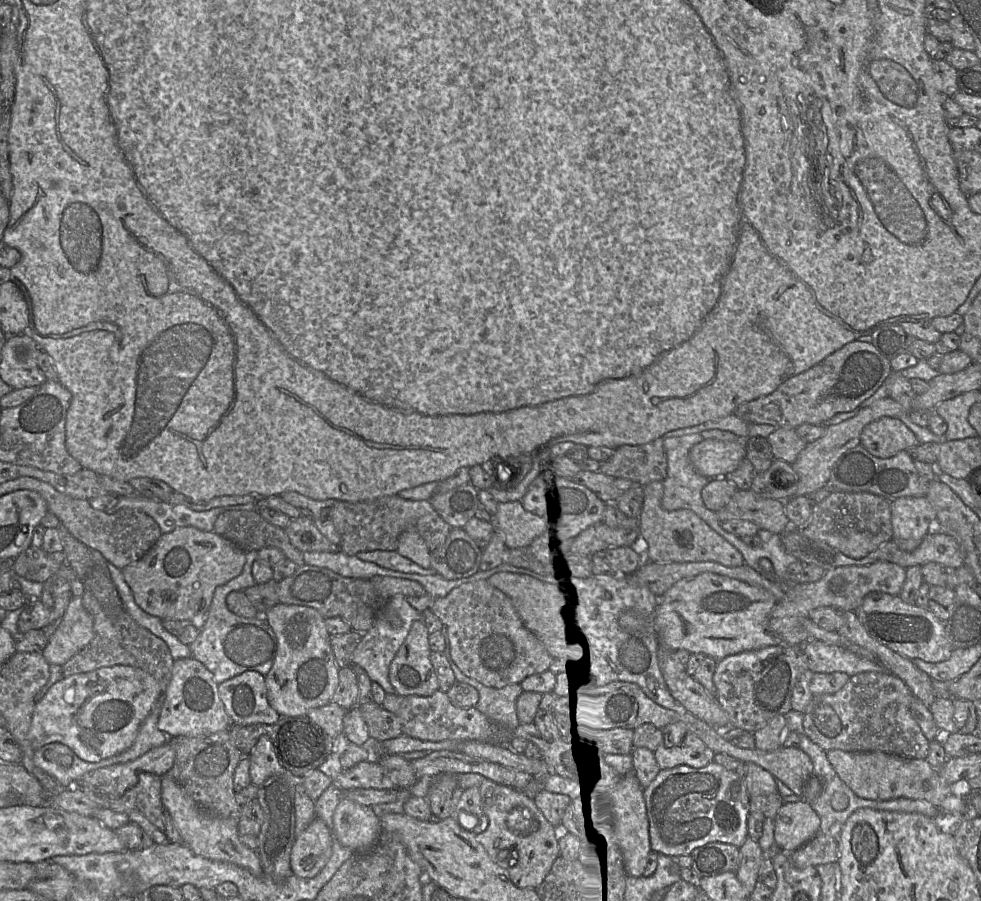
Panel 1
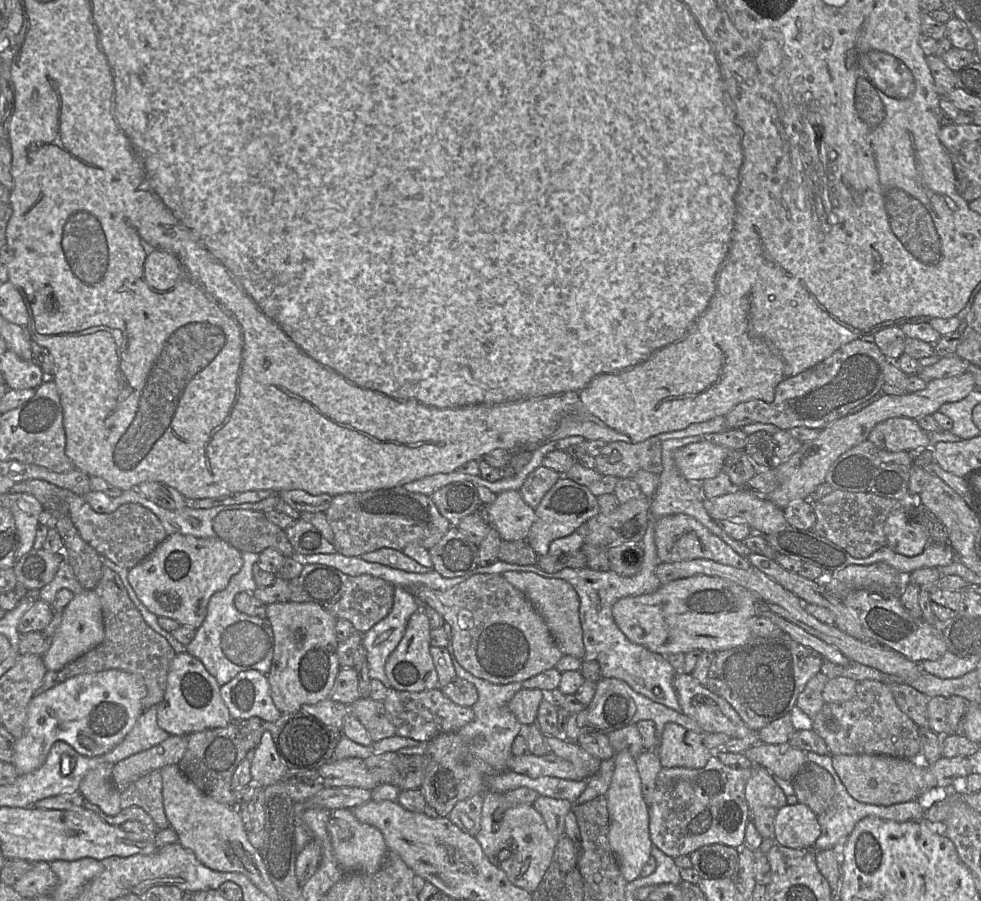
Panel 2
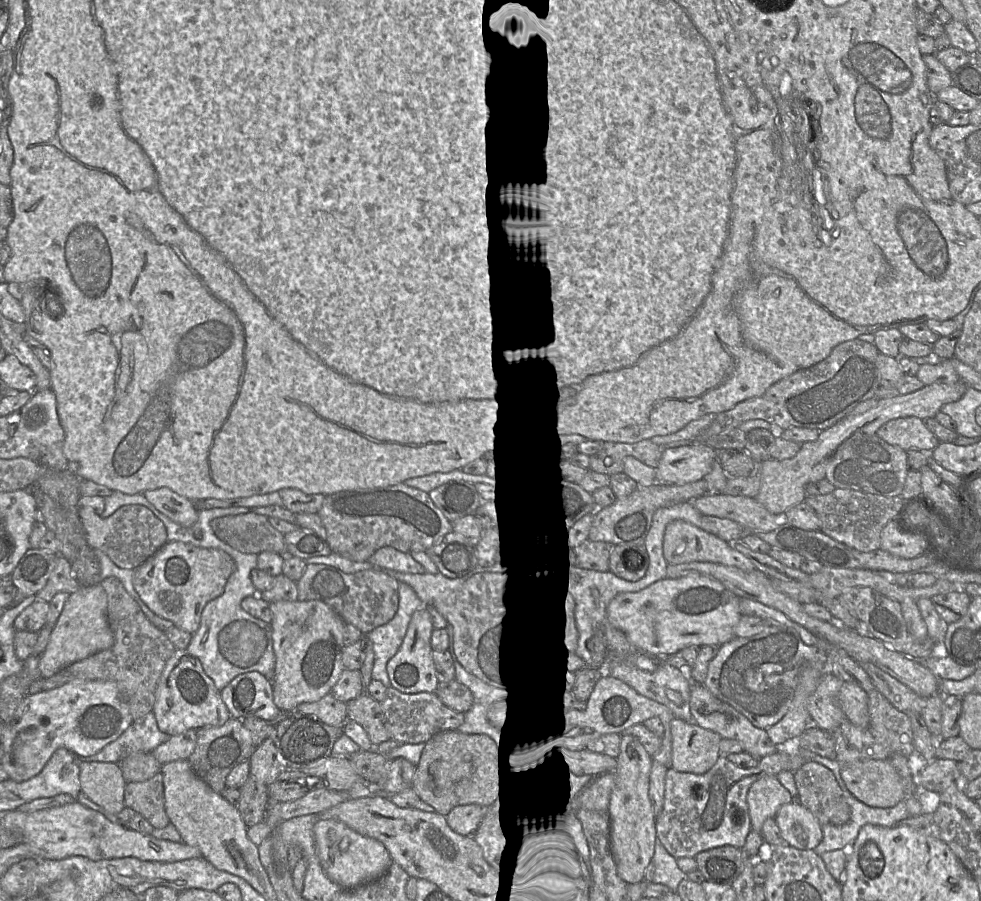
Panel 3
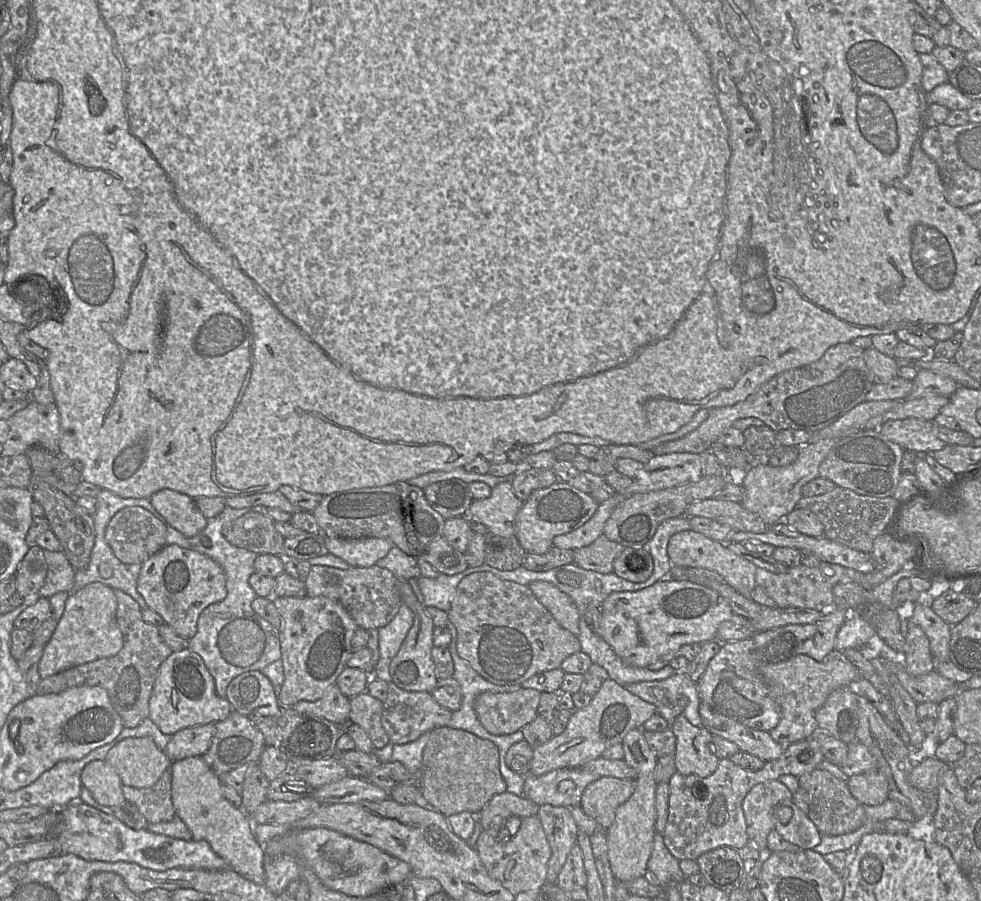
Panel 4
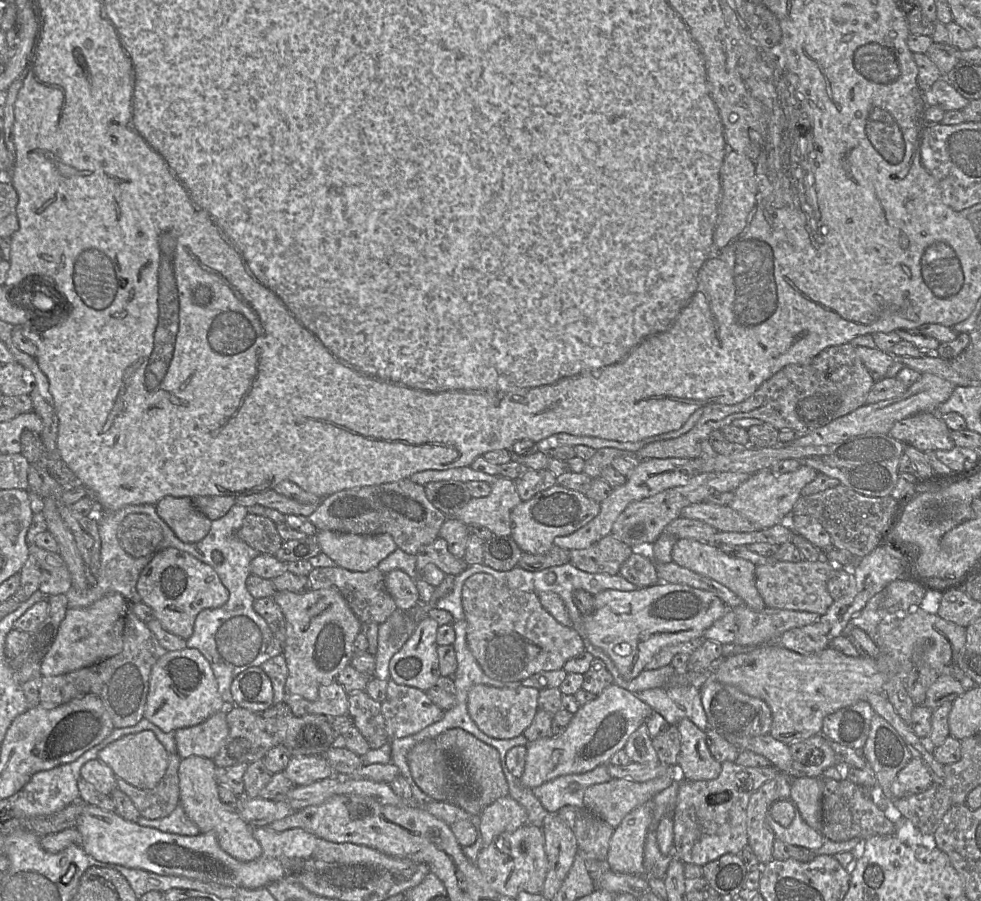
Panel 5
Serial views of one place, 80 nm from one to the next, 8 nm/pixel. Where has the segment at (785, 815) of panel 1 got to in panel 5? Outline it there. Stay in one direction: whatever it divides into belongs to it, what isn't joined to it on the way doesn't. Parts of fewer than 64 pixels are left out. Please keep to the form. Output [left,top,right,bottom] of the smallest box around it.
[766,804,825,851]

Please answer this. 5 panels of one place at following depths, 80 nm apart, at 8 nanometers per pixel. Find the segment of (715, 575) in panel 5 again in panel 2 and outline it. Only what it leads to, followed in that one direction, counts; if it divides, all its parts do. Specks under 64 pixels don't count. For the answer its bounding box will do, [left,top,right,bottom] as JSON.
[655,514,751,569]

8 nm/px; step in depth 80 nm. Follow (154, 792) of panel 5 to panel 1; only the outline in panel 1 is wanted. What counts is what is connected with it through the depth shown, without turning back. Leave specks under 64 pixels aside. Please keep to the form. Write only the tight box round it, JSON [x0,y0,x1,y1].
[107,773,165,833]

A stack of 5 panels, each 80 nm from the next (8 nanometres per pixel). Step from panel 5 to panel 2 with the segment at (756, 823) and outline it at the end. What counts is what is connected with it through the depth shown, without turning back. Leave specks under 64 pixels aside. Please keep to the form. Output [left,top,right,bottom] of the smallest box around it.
[745,765,787,820]

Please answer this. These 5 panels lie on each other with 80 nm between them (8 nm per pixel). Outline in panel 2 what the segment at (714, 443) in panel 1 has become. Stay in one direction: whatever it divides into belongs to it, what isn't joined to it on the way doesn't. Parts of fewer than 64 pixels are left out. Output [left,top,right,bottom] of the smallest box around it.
[674,440,730,483]

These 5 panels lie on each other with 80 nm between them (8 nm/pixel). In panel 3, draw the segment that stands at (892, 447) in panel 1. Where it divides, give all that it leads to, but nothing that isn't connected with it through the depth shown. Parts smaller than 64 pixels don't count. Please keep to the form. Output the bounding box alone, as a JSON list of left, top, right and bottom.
[876,417,940,452]

